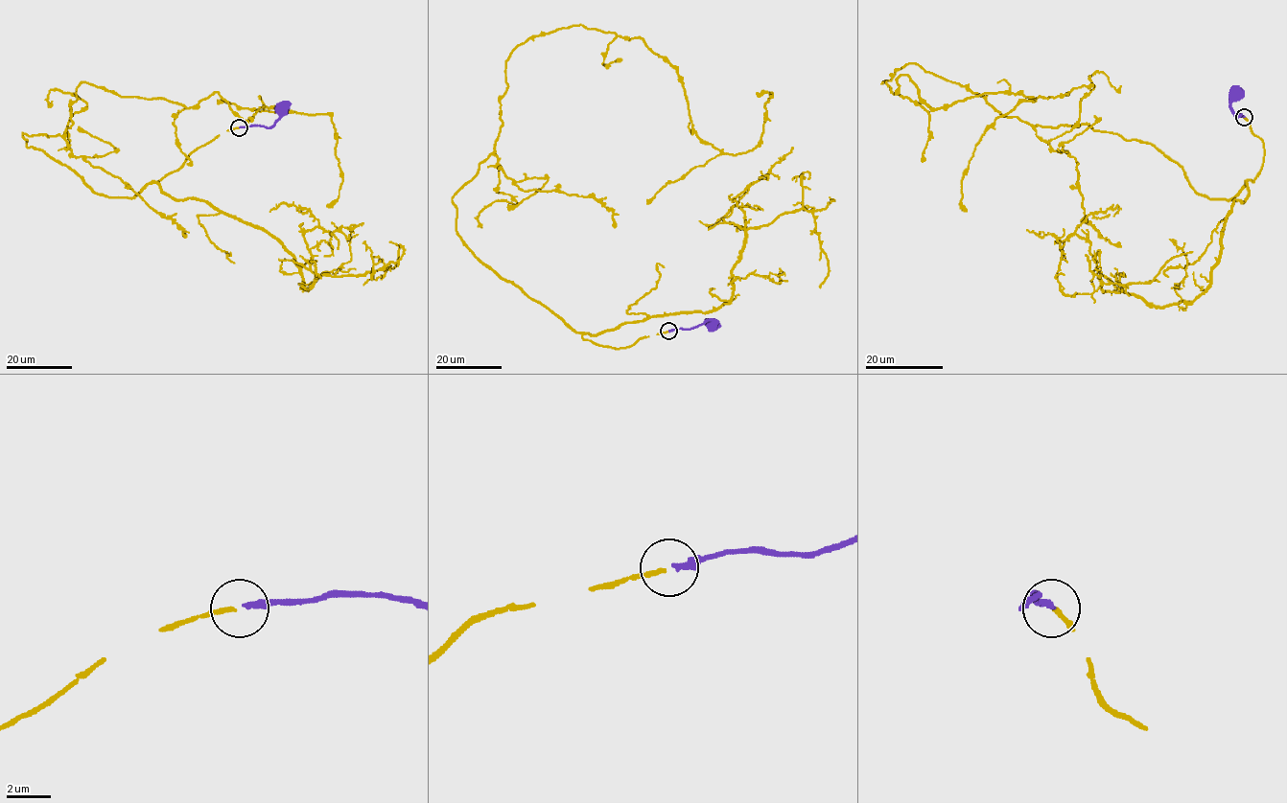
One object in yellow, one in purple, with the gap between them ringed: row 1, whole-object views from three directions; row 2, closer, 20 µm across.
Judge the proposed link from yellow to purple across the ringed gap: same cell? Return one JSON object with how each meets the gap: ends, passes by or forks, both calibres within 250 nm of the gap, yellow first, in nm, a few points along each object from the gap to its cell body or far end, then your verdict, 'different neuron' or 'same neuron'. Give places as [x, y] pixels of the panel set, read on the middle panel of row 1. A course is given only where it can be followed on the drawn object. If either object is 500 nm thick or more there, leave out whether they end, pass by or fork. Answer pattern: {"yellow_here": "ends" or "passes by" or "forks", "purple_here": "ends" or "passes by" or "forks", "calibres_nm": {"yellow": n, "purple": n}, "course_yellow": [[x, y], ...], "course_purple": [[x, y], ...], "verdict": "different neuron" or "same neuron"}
{"yellow_here": "ends", "purple_here": "ends", "calibres_nm": {"yellow": 200, "purple": 260}, "course_yellow": [[667, 331], [585, 340], [452, 197], [550, 32], [641, 37], [726, 153], [756, 93]], "course_purple": [[668, 331], [692, 329], [709, 320], [713, 324]], "verdict": "same neuron"}

